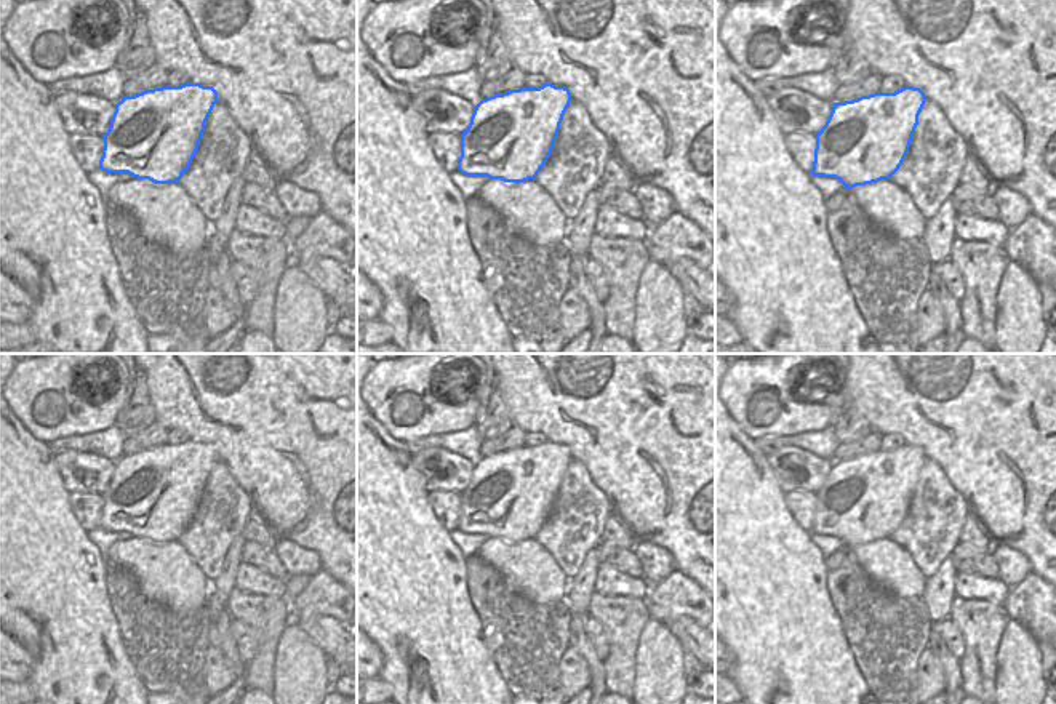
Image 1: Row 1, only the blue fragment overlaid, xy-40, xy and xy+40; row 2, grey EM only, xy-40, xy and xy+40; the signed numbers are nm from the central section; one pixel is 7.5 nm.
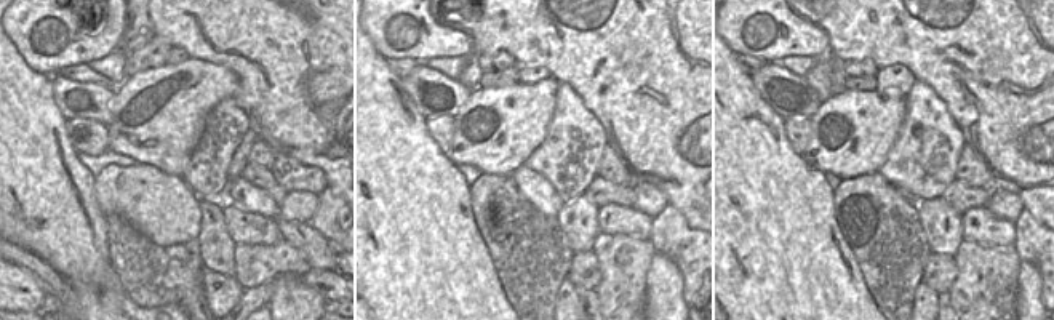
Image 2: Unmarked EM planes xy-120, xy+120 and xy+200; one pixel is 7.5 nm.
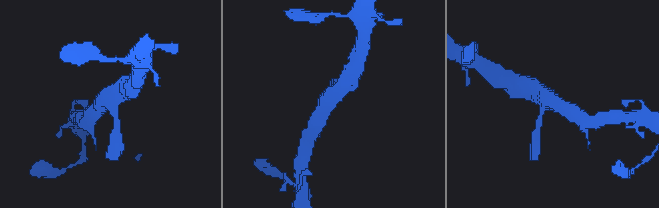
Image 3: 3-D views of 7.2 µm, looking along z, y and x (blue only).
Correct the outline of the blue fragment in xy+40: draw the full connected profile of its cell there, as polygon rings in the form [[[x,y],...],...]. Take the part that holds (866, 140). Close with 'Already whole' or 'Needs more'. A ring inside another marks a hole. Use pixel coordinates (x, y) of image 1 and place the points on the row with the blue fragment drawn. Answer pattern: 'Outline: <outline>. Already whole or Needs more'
Outline: [[[907,85],[894,93],[880,91],[853,101],[834,102],[826,125],[816,134],[810,174],[835,178],[845,189],[890,179],[909,152],[925,102],[925,93]]]. Already whole

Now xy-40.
Outline: [[[190,82],[181,86],[166,85],[134,96],[123,96],[115,104],[110,126],[102,136],[104,149],[99,170],[128,173],[155,184],[179,182],[198,150],[205,123],[216,102],[219,99],[213,86]]]. Already whole

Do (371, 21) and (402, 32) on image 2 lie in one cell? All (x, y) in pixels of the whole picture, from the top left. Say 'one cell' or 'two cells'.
one cell

